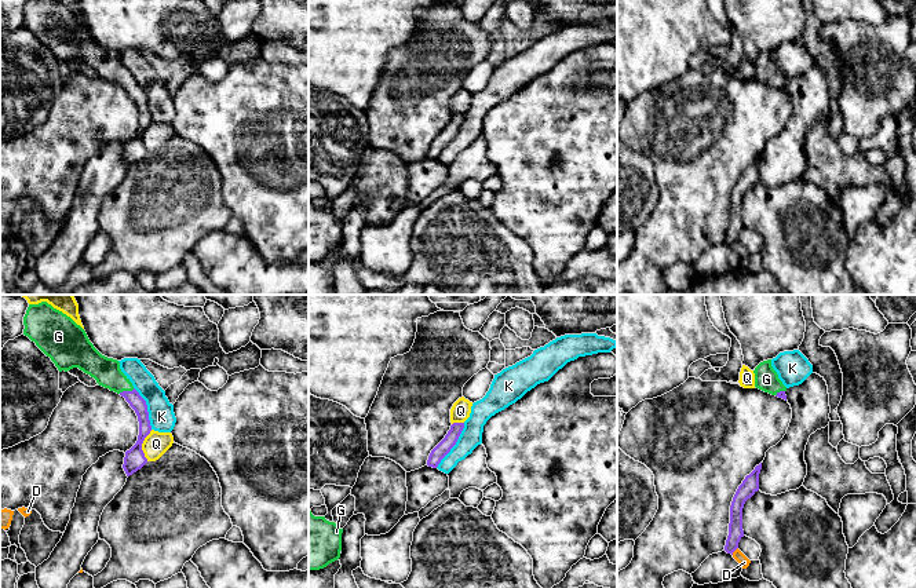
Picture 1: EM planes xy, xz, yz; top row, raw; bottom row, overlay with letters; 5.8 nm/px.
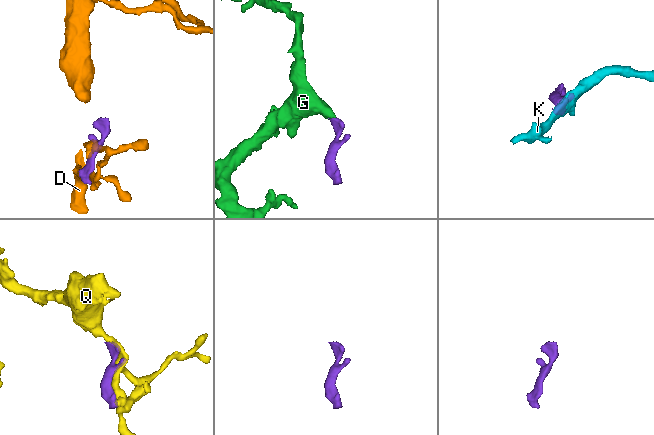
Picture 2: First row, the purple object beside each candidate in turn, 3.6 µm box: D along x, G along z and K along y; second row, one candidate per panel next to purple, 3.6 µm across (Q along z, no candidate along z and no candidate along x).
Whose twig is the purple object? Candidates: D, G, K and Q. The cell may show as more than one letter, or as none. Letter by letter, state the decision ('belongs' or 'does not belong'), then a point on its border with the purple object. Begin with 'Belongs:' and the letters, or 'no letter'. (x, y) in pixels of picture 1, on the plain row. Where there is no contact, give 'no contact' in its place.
Belongs: G
D: does not belong | yz (734, 241)
G: belongs | xy (126, 83)
K: does not belong | xz (455, 135)
Q: does not belong | xy (141, 137)

